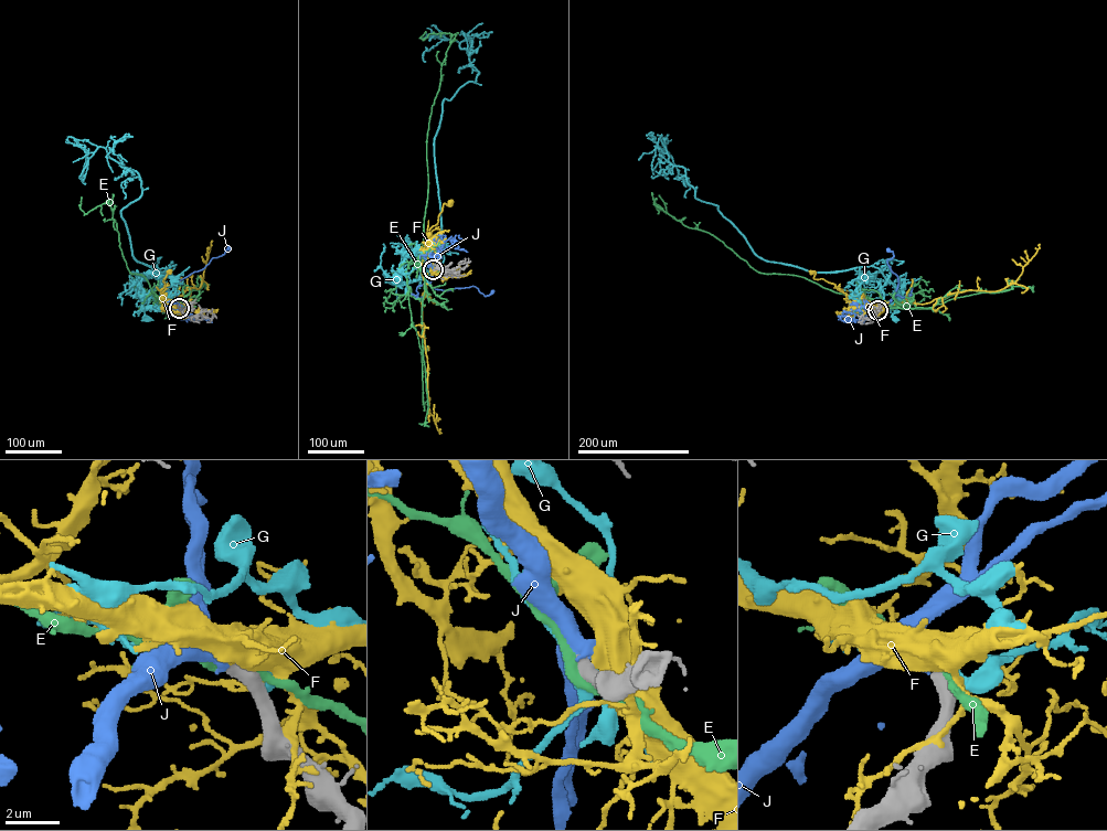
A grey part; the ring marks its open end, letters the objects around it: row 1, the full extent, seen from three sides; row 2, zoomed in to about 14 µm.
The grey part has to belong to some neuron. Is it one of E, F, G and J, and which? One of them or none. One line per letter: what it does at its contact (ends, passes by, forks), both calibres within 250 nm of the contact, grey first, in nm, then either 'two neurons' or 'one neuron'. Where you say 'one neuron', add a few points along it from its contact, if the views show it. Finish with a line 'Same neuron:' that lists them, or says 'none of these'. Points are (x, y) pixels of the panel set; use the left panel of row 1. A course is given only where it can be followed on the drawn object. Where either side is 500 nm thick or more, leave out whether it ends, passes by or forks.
E: 650 nm thick on the grey side, 440 nm on the other; two neurons
F: 600 nm thick on the grey side, 600 nm on the other; two neurons
G: 600 nm thick on the grey side, 420 nm on the other; two neurons
J: 480 nm thick on the grey side, 700 nm on the other; one neuron; it runs (179, 308), (177, 284), (202, 269), (229, 248)
Same neuron: J

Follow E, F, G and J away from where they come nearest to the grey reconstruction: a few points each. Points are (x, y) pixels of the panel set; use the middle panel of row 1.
E: (434, 269), (421, 257), (414, 262), (424, 236), (429, 121), (451, 34), (423, 40), (425, 31)
F: (434, 269), (426, 248), (429, 228), (437, 223), (443, 204), (451, 202)
G: (433, 269), (422, 253), (408, 253), (398, 279), (395, 279), (396, 274), (397, 279)
J: (433, 269), (429, 283), (433, 288), (447, 290), (474, 286), (485, 296), (492, 291)

